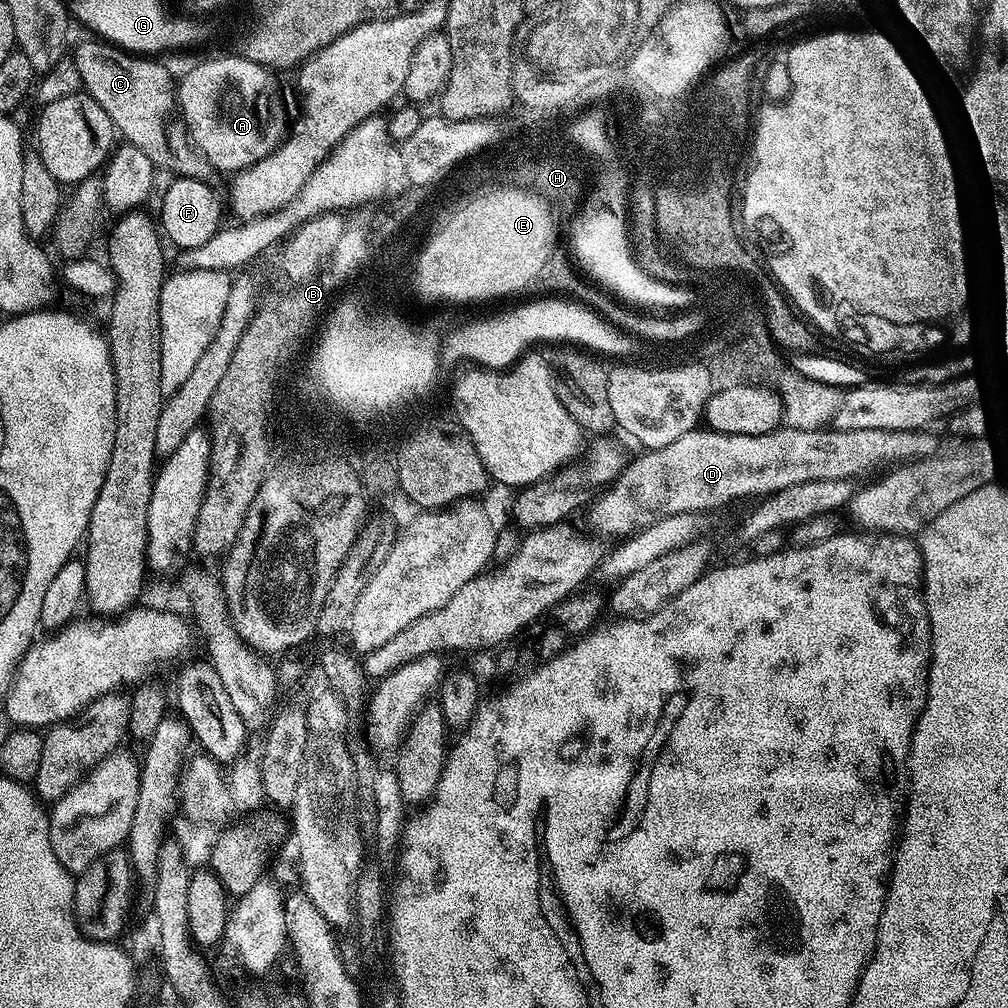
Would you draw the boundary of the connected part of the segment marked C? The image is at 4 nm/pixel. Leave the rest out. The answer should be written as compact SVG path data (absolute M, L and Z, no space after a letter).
M91 38L85 44L76 48L74 63L80 74L80 83L83 91L88 93L106 114L110 114L110 122L117 133L120 132L127 143L132 144L146 154L157 168L168 168L176 176L189 176L201 180L203 184L215 185L218 173L207 158L201 156L192 143L188 128L178 111L178 88L174 83L174 76L167 72L160 64L155 64L155 59L141 58L139 55L115 47L100 38Z

